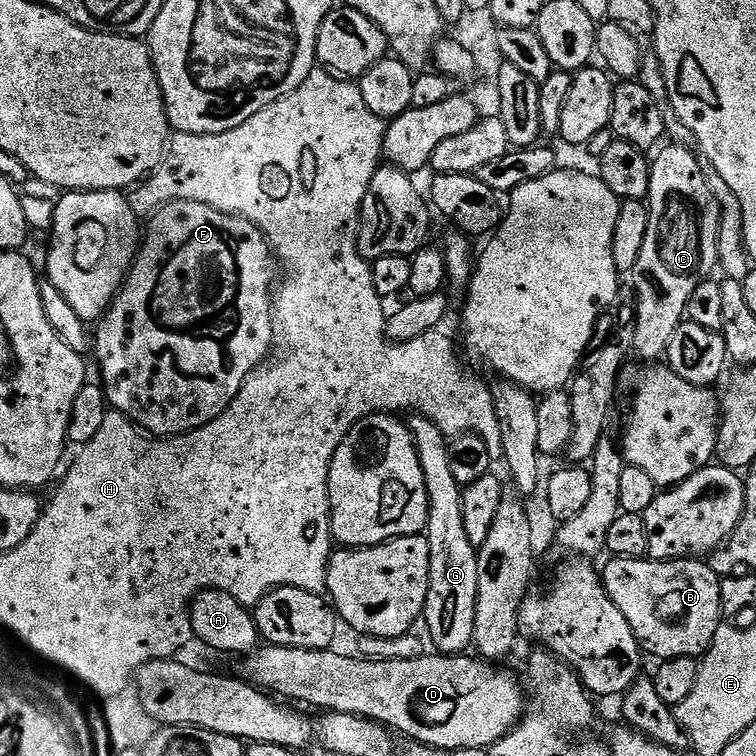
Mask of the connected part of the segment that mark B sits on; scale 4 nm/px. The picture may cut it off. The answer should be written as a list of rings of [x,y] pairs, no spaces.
[[[612,558],[609,559],[609,561],[609,564],[606,565],[605,568],[602,568],[604,588],[608,592],[608,597],[614,602],[614,606],[618,606],[618,610],[622,610],[626,622],[630,622],[630,630],[634,630],[636,639],[640,642],[641,649],[643,649],[647,655],[649,652],[650,655],[657,656],[657,661],[660,662],[673,660],[674,658],[686,658],[687,656],[693,658],[703,657],[704,653],[707,652],[708,647],[712,644],[714,634],[720,628],[722,623],[718,576],[715,576],[715,574],[704,565],[705,561],[700,558],[689,558],[687,560],[653,560],[651,558],[642,560],[621,560],[619,558]]]

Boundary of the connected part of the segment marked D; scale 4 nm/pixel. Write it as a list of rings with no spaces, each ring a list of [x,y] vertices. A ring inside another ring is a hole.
[[[260,646],[245,659],[248,661],[242,676],[269,694],[285,696],[280,697],[285,701],[301,700],[324,712],[345,712],[375,720],[393,733],[409,736],[409,741],[445,750],[491,749],[520,723],[526,711],[521,681],[519,684],[500,669],[503,667],[472,654],[378,660],[343,656],[336,651]]]

